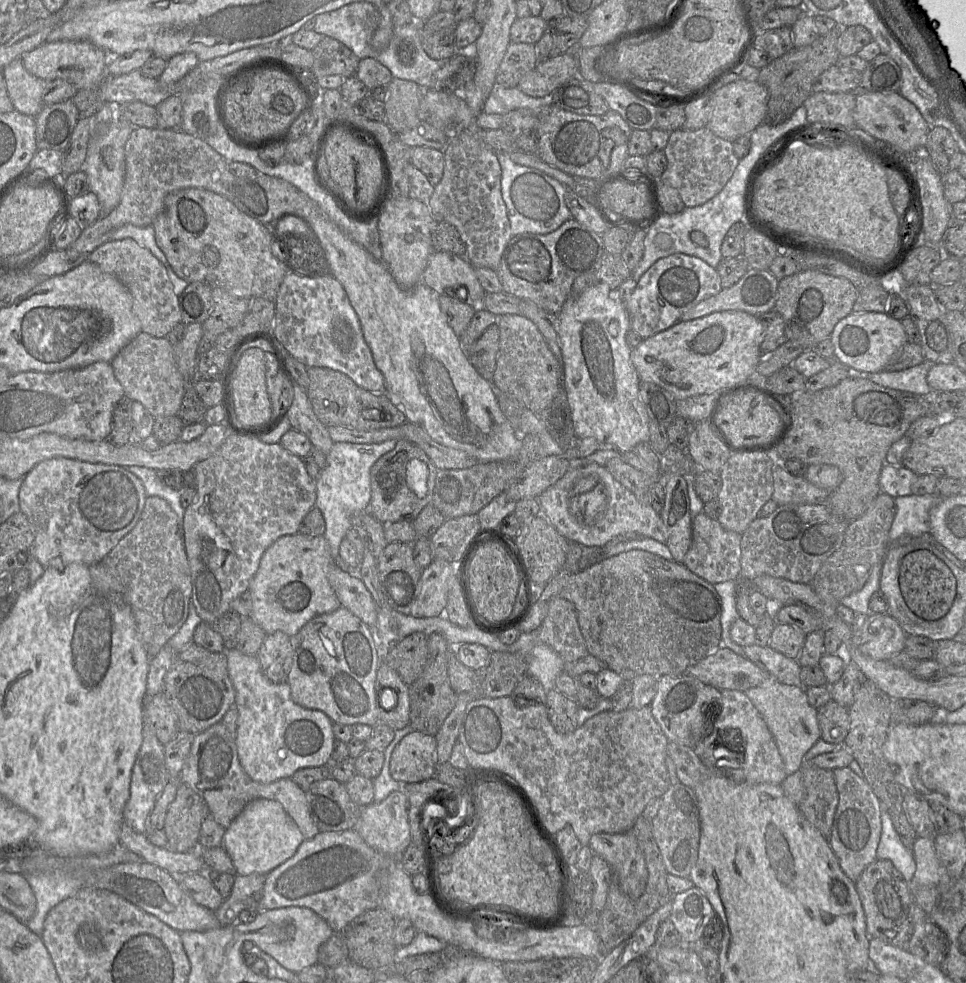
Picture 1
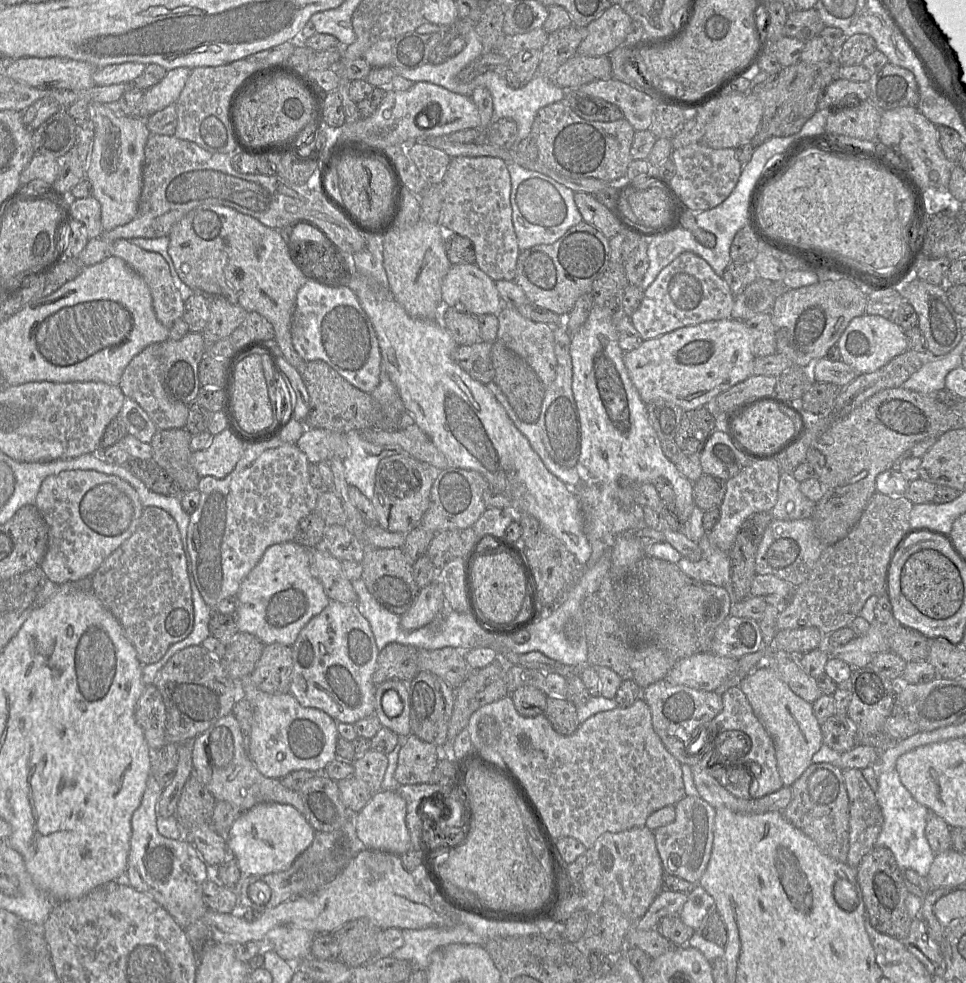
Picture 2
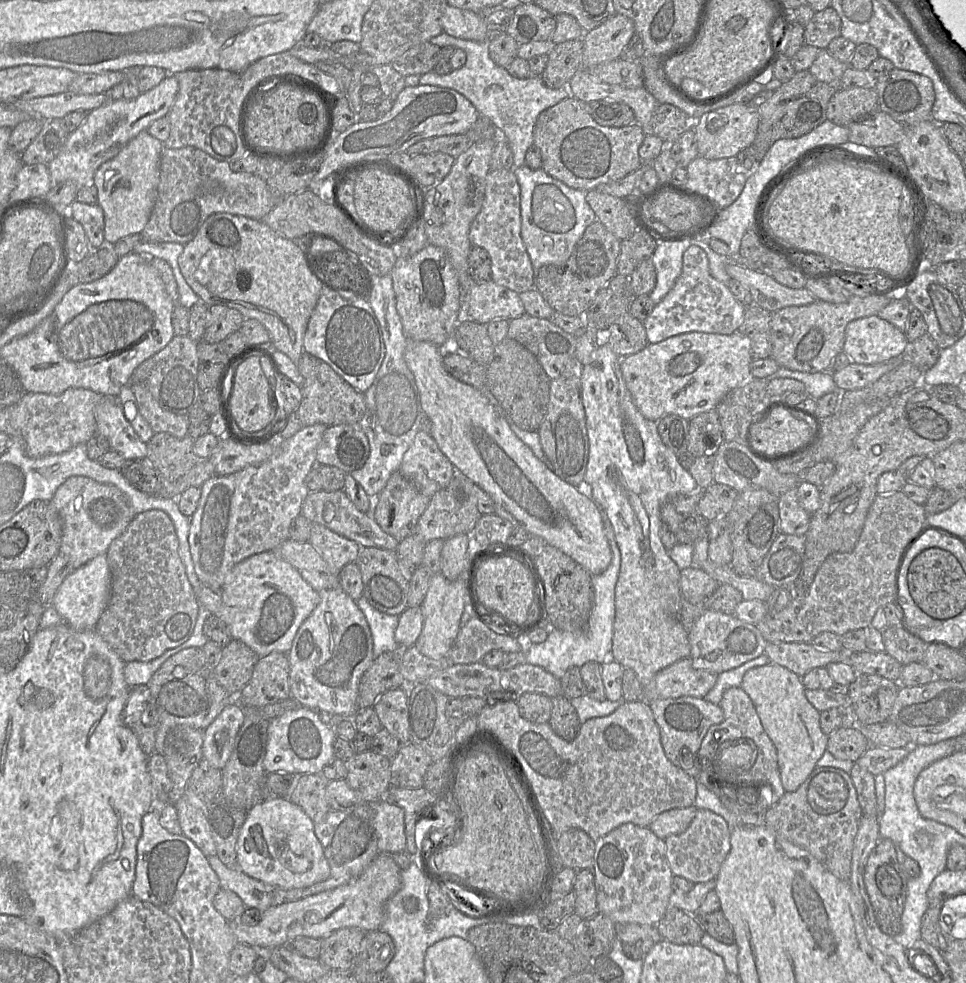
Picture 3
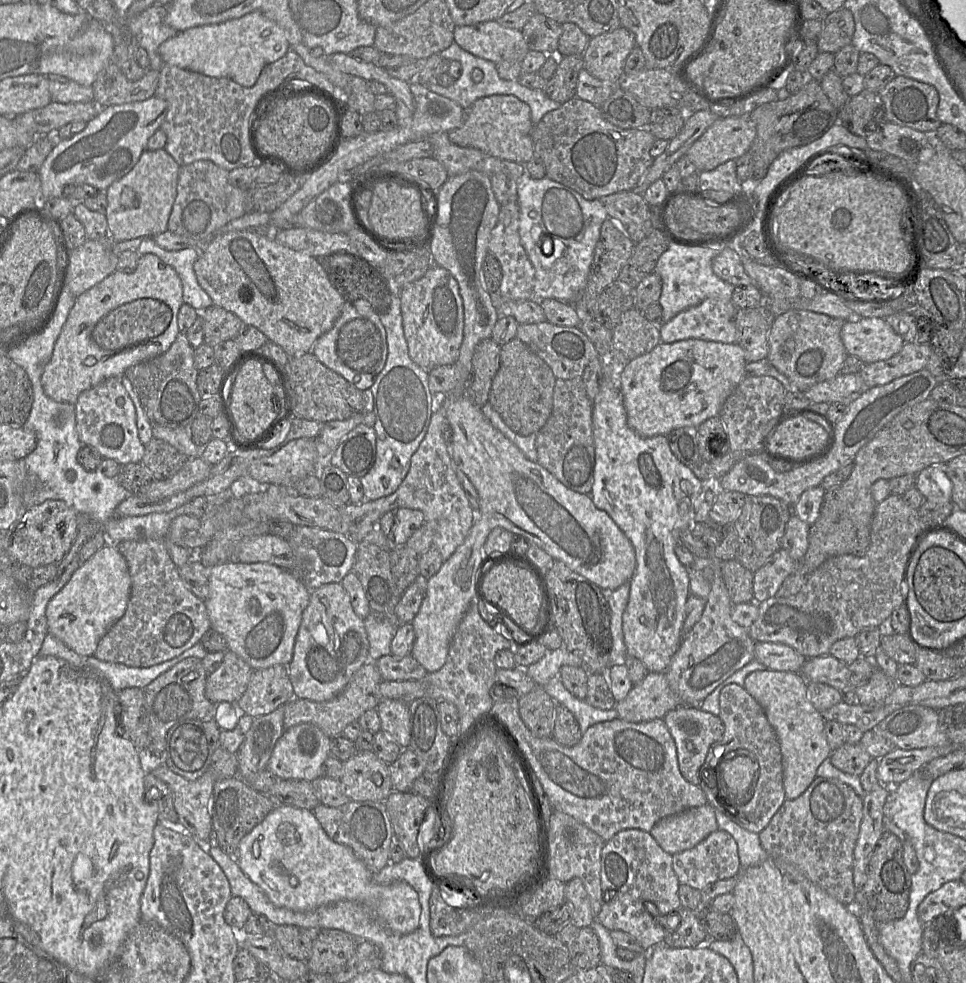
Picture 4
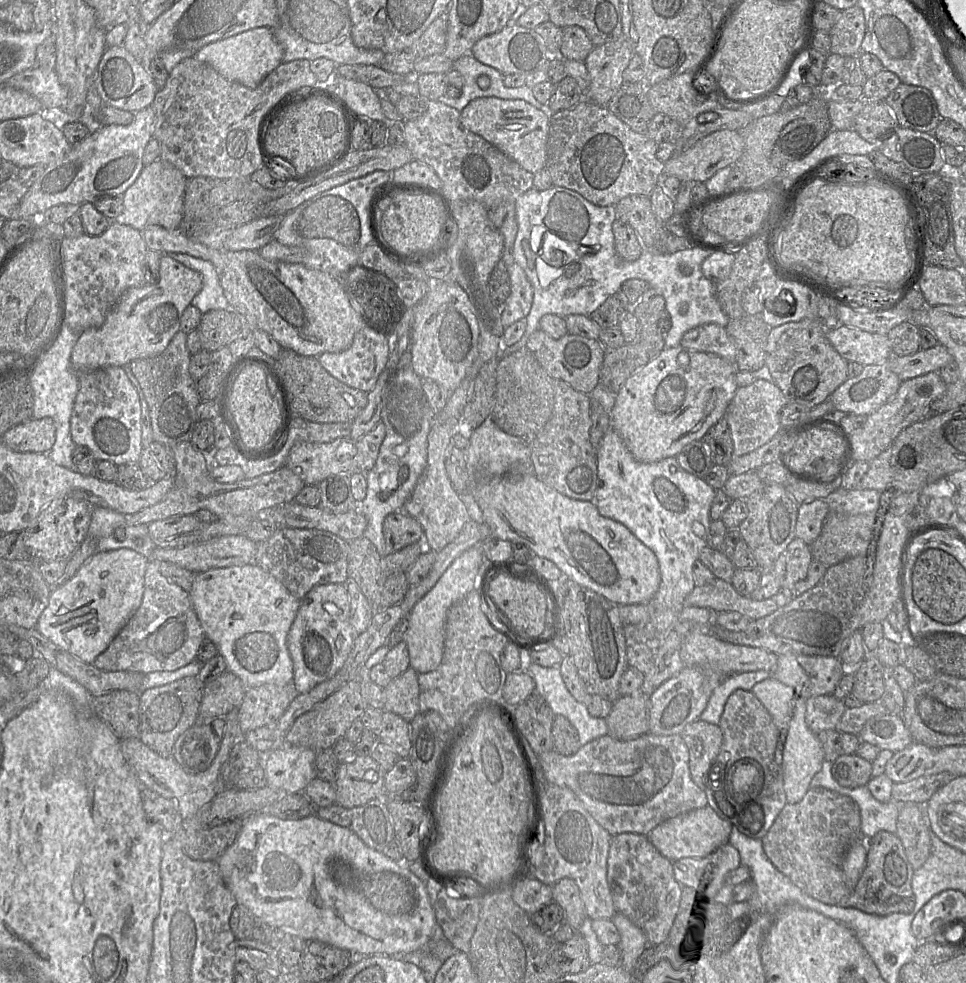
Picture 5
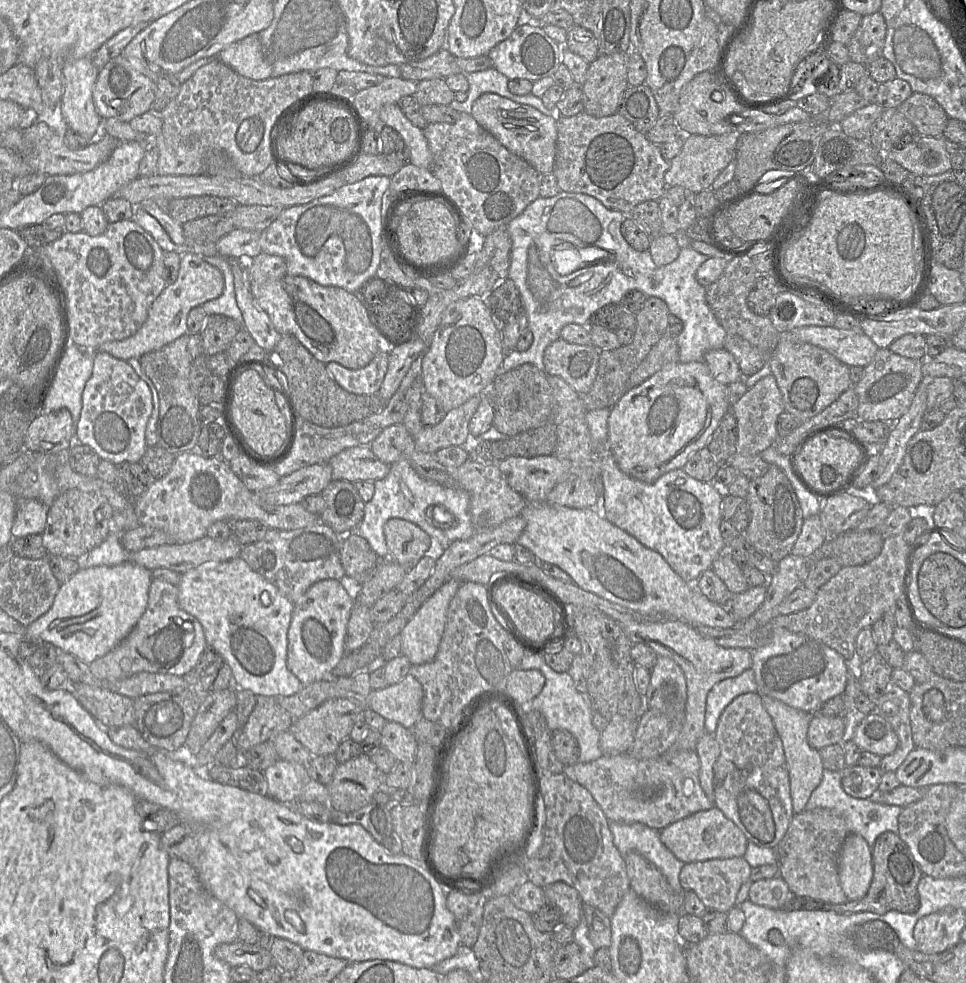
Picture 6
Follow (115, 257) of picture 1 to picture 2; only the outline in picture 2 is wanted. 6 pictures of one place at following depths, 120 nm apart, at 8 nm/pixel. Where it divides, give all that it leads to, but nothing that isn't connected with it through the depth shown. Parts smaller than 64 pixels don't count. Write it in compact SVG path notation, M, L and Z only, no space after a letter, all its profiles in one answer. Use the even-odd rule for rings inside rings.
M117 239L112 242L111 256L123 259L134 271L142 276L149 286L153 309L157 319L170 329L173 322L182 317L184 301L181 298L179 290L174 286L169 266L163 256L156 252L146 251L130 243L127 239Z

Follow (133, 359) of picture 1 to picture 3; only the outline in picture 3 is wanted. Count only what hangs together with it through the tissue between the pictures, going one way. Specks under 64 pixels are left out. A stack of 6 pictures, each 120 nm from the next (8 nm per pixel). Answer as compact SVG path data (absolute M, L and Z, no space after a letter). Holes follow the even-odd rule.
M129 383L137 406L155 433L169 433L177 438L188 434L188 415L177 415L164 410L142 384Z

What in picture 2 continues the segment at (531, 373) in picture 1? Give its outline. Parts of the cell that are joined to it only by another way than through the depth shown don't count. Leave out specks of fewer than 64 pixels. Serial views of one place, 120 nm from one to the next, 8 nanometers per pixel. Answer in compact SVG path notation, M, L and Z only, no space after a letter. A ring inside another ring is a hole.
M505 306L497 314L497 340L522 358L536 373L545 389L555 380L557 360L554 351L554 328L546 323L523 317L515 307Z

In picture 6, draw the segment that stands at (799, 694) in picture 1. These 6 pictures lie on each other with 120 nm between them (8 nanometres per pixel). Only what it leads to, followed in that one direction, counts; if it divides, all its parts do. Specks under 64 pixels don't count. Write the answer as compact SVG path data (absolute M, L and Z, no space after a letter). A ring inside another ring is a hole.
M760 695L763 706L770 715L774 727L781 739L786 763L789 770L790 794L794 814L806 810L806 804L812 792L820 784L823 776L823 763L820 752L808 743L808 728L812 713L795 709L777 699Z

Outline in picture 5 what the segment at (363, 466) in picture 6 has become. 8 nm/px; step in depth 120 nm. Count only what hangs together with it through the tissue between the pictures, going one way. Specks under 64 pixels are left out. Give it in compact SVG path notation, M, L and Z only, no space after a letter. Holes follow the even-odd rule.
M350 437L338 438L328 443L303 442L291 448L285 467L298 475L306 485L317 485L332 475L363 472L363 456L357 450L356 441Z

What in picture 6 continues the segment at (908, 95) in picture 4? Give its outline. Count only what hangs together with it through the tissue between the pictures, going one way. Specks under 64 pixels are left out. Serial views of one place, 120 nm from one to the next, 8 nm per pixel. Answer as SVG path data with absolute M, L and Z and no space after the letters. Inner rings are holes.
M912 93L896 110L915 127L916 133L929 137L942 137L948 116L930 96Z

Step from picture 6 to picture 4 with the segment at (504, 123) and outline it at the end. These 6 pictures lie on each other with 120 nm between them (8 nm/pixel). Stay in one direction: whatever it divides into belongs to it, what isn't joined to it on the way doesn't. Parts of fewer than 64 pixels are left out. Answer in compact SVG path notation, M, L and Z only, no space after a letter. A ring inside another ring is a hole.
M491 95L465 109L462 125L448 132L448 137L458 146L476 148L496 158L526 164L535 155L531 137L533 127L528 104L514 95Z

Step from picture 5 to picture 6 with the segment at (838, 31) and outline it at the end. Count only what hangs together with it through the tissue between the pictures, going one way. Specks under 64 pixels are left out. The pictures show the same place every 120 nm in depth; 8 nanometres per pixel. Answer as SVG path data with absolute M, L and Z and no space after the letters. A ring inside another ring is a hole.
M879 12L862 17L861 23L846 45L850 60L869 65L882 57L885 44L886 24Z

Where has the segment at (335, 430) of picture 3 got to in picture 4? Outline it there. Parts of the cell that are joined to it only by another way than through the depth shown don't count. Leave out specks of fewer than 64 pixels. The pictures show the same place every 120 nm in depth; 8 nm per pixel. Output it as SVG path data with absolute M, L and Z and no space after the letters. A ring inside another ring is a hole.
M360 424L345 435L332 453L329 464L347 476L361 478L373 466L376 457L376 432Z

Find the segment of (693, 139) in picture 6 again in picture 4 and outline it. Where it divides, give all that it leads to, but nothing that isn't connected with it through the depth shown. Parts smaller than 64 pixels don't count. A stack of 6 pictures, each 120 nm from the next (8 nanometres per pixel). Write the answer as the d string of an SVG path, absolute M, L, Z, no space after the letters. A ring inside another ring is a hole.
M719 117L685 155L698 172L710 171L748 152L755 137L756 128L748 117Z

